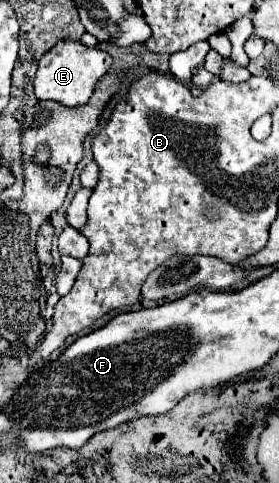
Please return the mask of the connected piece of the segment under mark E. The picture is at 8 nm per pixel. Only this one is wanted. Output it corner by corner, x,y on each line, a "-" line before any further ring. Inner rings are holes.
63,39
51,51
47,51
41,57
37,75
33,79
35,95
41,101
47,101
47,99
57,101
63,107
83,105
85,101
89,101
89,97
95,89
95,83
111,69
111,65
113,65
113,57
107,51
91,49
91,47
85,47
79,41

